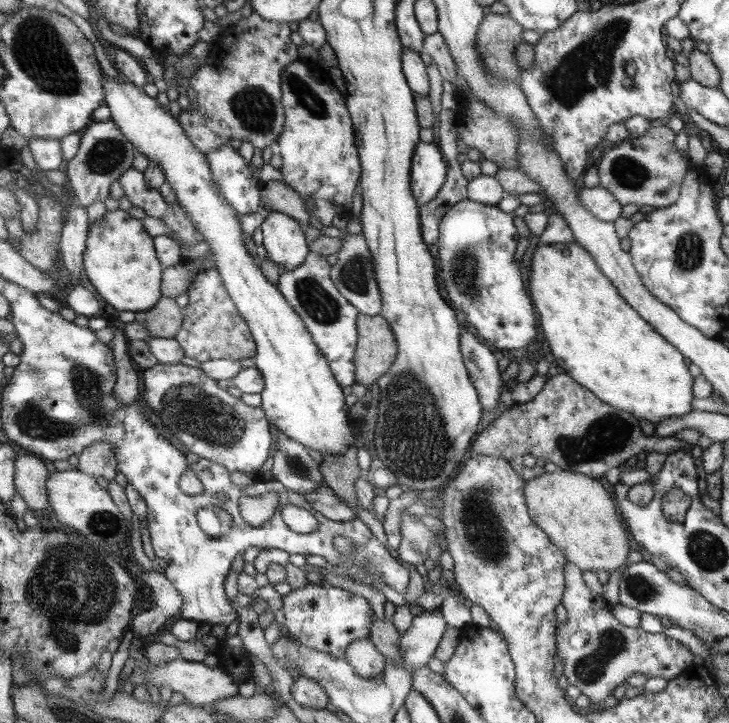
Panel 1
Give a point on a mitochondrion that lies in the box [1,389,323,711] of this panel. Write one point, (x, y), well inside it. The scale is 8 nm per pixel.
(65, 608)

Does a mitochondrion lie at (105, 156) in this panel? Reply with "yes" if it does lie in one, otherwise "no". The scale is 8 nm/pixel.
yes

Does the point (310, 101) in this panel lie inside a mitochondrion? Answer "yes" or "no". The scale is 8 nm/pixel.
yes

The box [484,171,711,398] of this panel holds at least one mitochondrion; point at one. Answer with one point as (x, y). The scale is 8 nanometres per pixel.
(690, 249)

